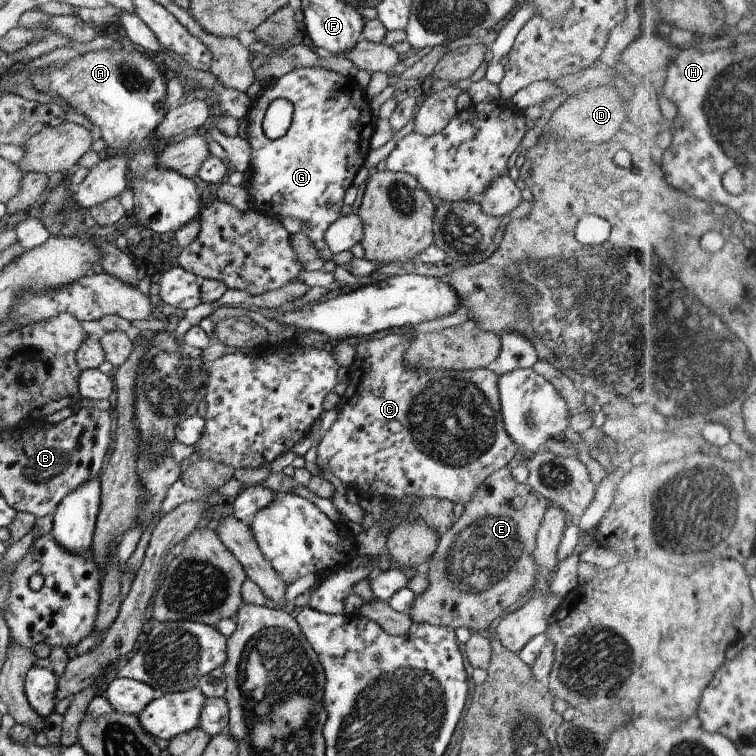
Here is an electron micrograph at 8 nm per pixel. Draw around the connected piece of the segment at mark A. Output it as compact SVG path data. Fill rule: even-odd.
M123 48L120 51L104 49L84 53L66 62L66 64L60 63L59 60L47 66L39 62L31 63L30 65L33 66L35 72L31 79L25 81L25 84L27 85L28 81L32 80L36 90L40 90L40 92L44 92L52 98L54 96L62 97L78 113L86 116L84 121L92 122L100 128L101 138L108 146L108 153L124 153L129 158L128 188L133 192L133 211L138 222L154 230L154 232L164 234L164 232L176 232L191 220L199 220L198 216L203 208L202 192L198 190L193 179L186 178L176 171L161 169L157 164L158 155L152 147L158 140L153 138L156 126L168 112L165 106L167 80L156 64L153 64L152 56L139 49L131 53L124 51Z

